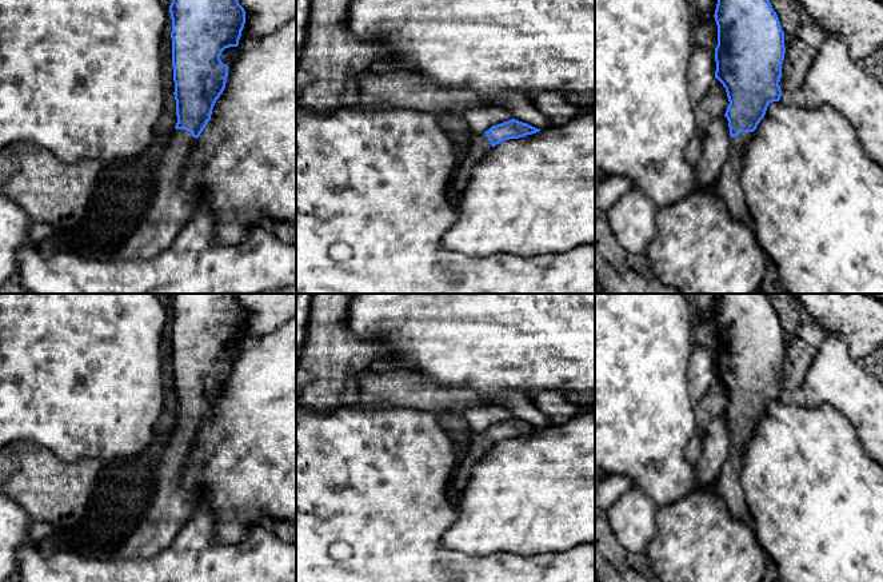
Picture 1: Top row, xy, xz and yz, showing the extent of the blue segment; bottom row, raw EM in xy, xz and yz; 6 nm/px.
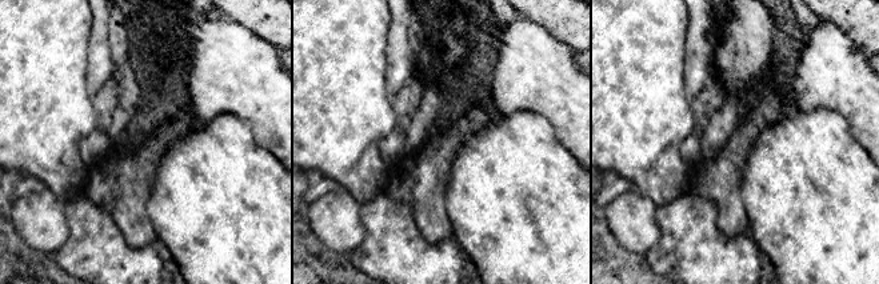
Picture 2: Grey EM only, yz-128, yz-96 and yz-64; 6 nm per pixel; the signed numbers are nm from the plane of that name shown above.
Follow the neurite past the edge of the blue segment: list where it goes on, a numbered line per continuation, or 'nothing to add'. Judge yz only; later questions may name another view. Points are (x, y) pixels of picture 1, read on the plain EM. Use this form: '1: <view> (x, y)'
1: yz (728, 483)

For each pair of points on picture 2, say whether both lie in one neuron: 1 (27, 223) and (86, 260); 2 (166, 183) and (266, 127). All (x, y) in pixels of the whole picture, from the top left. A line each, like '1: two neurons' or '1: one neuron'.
1: two neurons
2: two neurons

